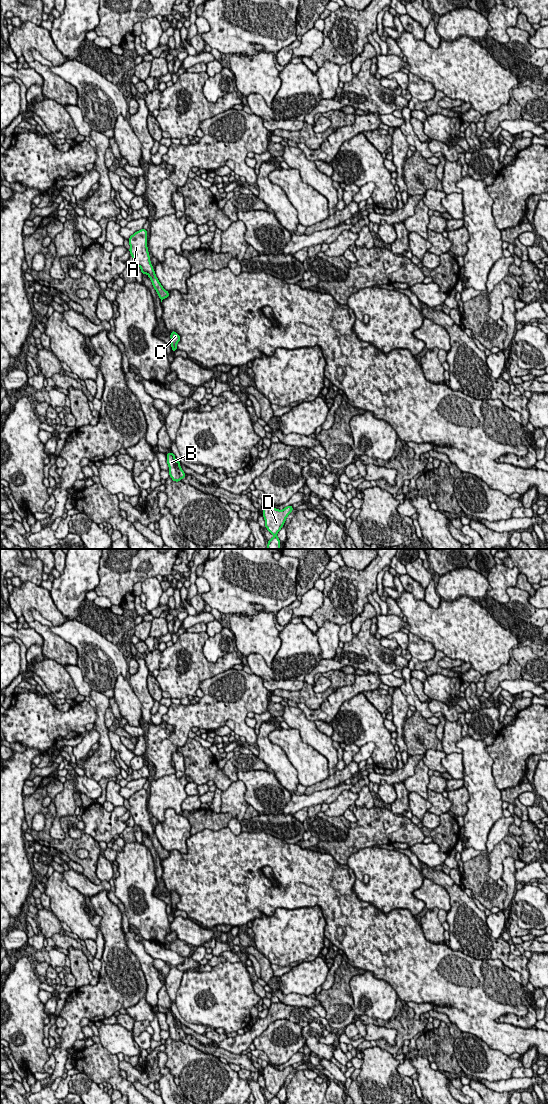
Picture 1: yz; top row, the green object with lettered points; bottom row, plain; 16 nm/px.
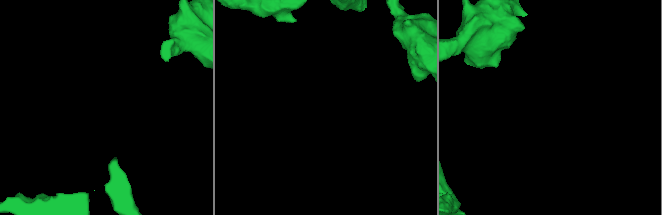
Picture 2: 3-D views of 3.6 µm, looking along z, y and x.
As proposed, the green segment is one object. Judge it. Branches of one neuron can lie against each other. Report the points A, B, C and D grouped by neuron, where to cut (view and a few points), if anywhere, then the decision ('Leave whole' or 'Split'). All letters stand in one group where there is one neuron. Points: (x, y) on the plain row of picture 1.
Groups: A C D / B. Split along yz (172, 908), (175, 910). Split

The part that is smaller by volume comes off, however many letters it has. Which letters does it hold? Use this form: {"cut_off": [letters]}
{"cut_off": ["B"]}

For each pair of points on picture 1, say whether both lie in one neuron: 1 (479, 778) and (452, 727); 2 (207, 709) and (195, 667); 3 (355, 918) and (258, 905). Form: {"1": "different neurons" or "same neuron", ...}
{"1": "different neurons", "2": "different neurons", "3": "same neuron"}

